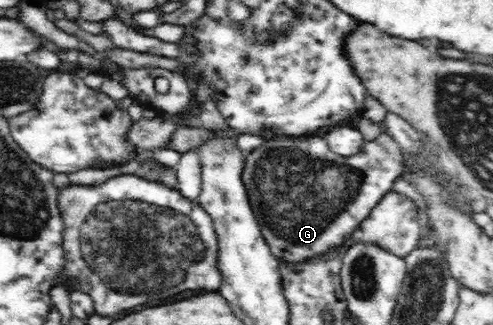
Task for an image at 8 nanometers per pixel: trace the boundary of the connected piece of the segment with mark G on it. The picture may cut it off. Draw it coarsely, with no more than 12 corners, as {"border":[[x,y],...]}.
{"border":[[385,131],[342,157],[281,137],[247,155],[272,255],[341,246],[403,179]]}

